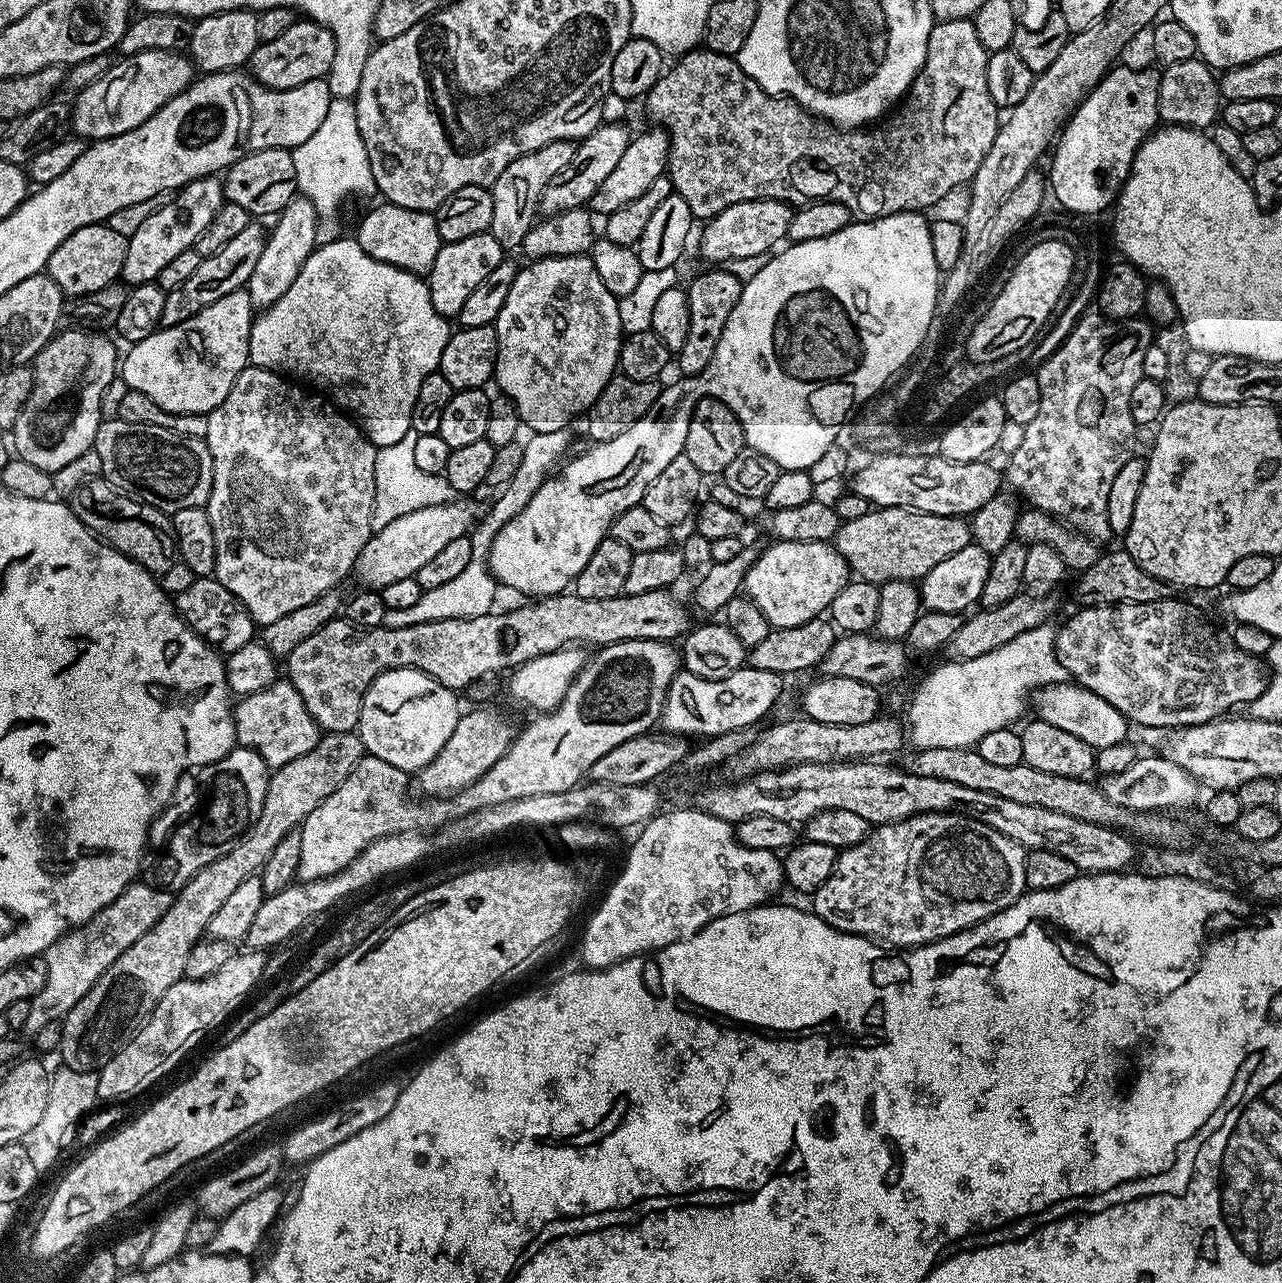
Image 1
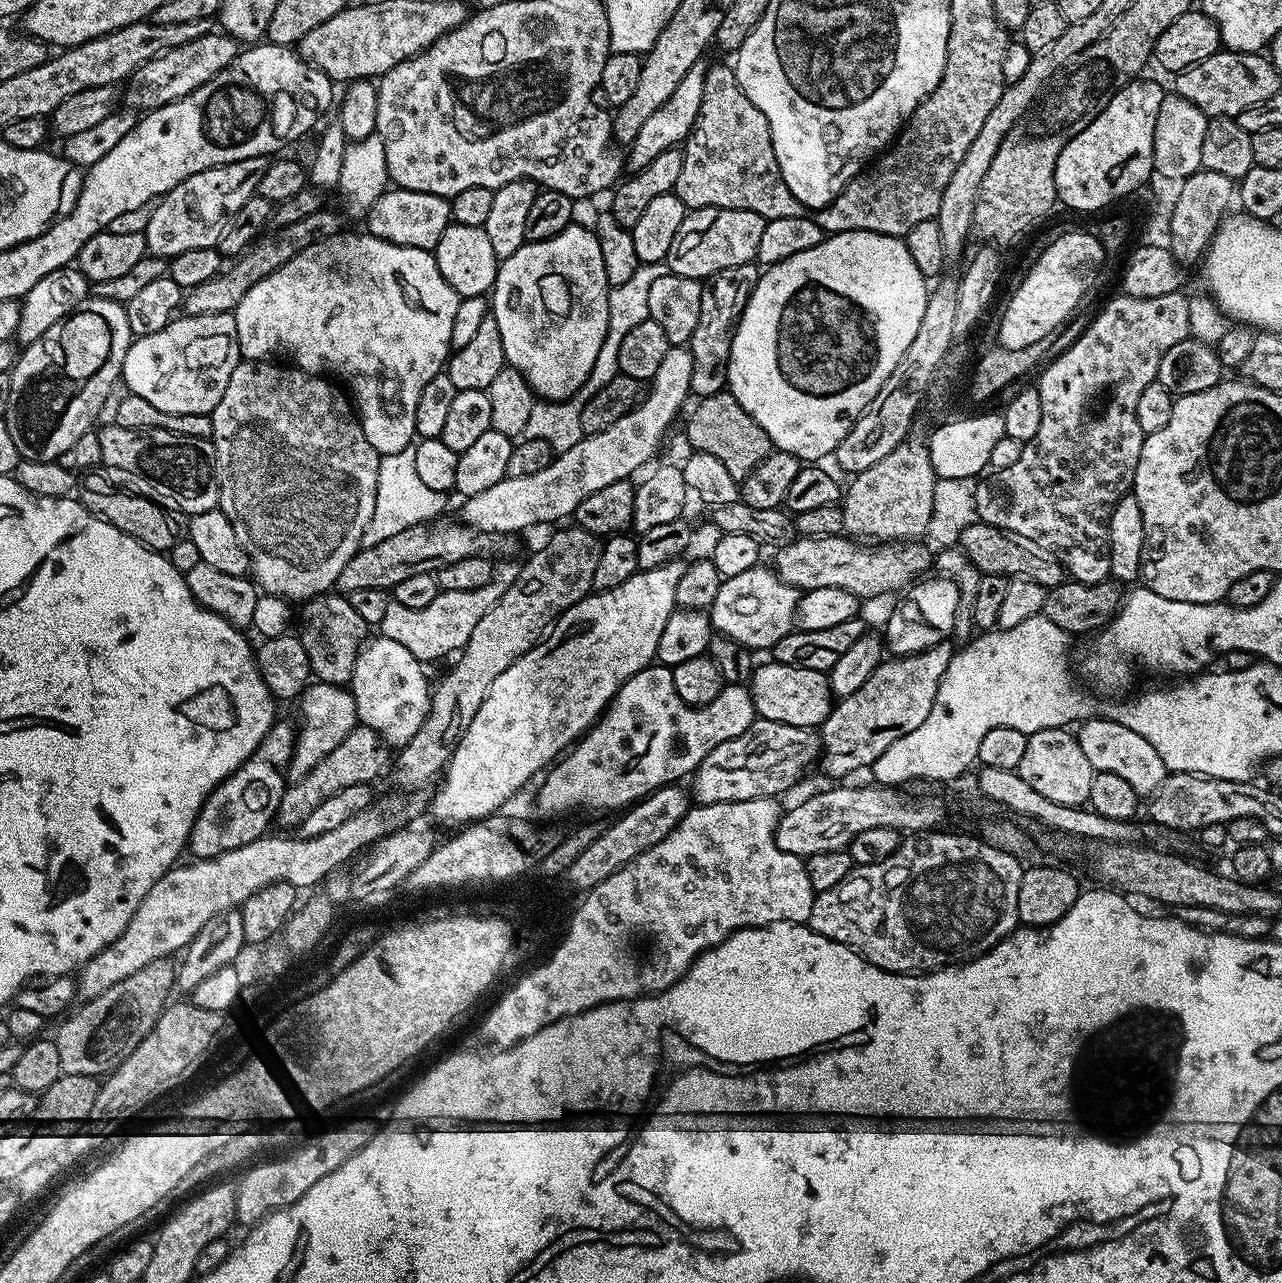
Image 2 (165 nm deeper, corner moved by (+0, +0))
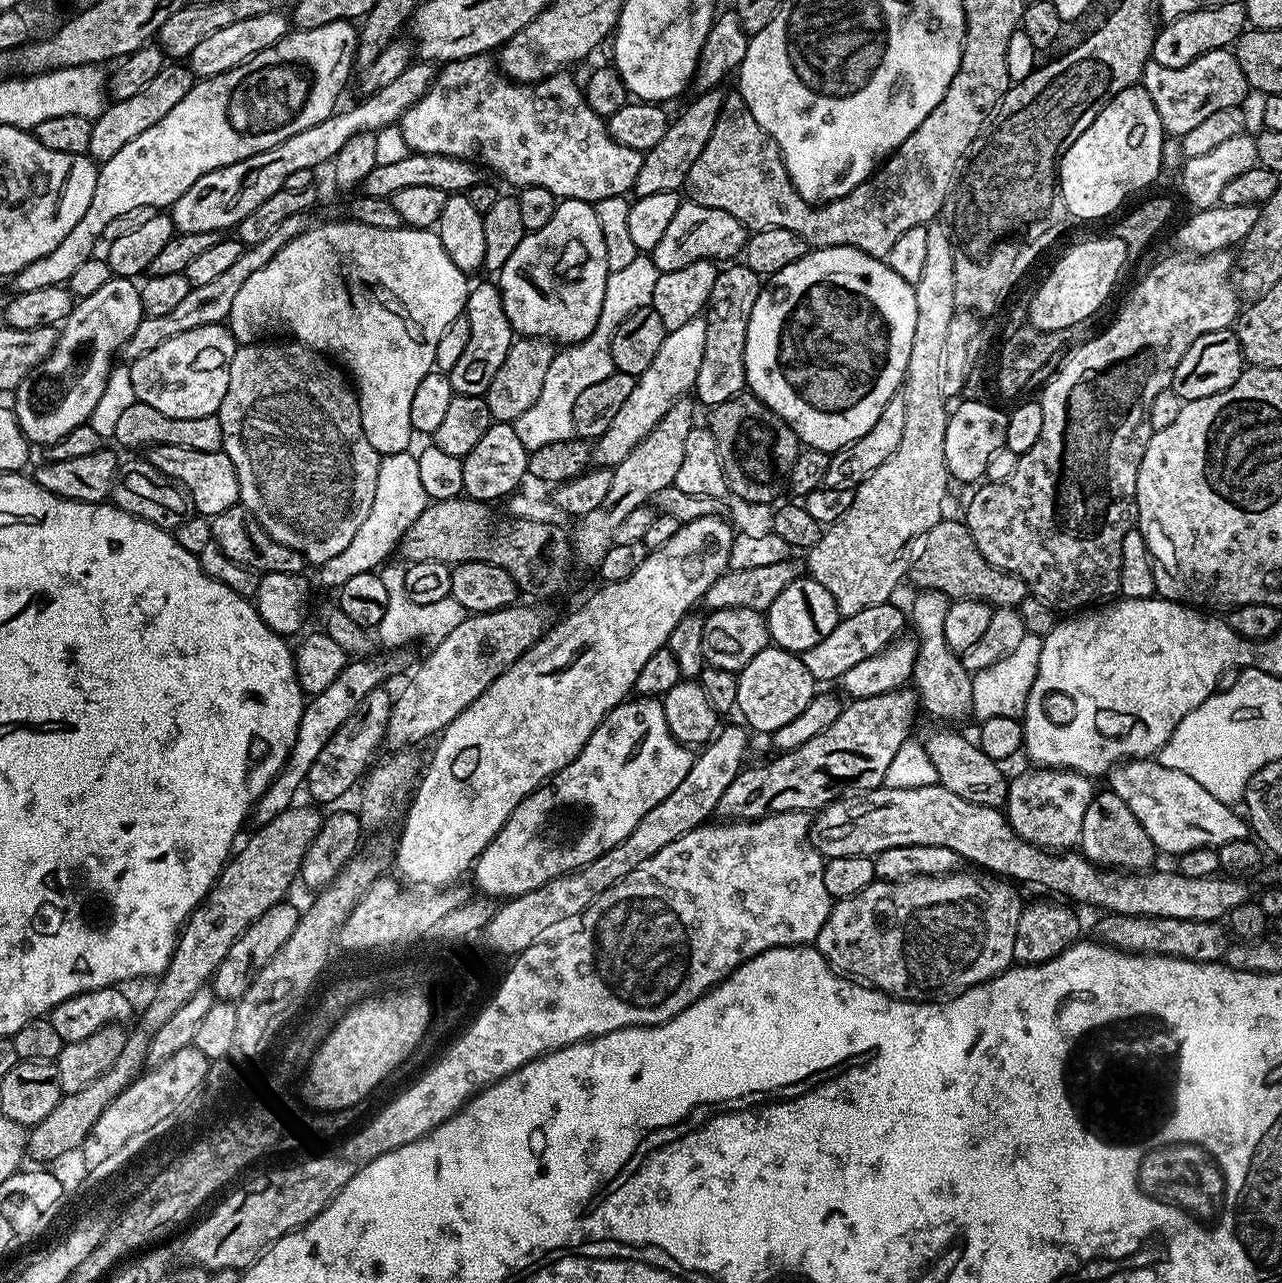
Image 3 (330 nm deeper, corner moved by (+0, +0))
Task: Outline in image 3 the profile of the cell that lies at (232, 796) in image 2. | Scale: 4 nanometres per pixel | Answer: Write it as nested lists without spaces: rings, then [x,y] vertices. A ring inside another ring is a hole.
[[[349,659],[342,674],[338,674],[338,678],[334,678],[334,682],[330,682],[330,686],[322,690],[322,694],[311,697],[305,703],[302,722],[298,722],[298,734],[292,747],[292,753],[288,756],[288,762],[283,770],[273,778],[271,786],[261,794],[260,801],[256,803],[254,820],[256,816],[257,825],[268,824],[288,808],[293,807],[295,796],[305,787],[310,774],[310,766],[314,766],[314,758],[322,754],[322,746],[326,746],[326,742],[334,738],[338,726],[342,726],[342,722],[346,722],[346,718],[350,718],[360,708],[362,698],[366,698],[370,690],[381,687],[385,683],[383,666],[372,659]]]

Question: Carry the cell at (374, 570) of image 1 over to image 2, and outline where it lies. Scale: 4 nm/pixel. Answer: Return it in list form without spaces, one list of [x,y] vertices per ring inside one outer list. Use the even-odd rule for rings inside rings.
[[[670,346],[666,350],[666,358],[662,358],[662,363],[658,365],[658,374],[647,385],[642,399],[636,407],[631,408],[614,426],[606,426],[593,436],[581,436],[579,442],[570,446],[570,450],[559,453],[553,459],[546,470],[538,470],[538,474],[526,474],[526,478],[514,478],[507,475],[498,486],[490,486],[490,490],[482,490],[482,494],[474,494],[463,501],[464,505],[458,513],[459,519],[463,523],[477,528],[483,532],[520,532],[523,528],[532,528],[535,524],[548,524],[551,520],[560,520],[563,516],[571,517],[575,513],[578,502],[594,490],[602,490],[602,486],[610,486],[610,482],[627,480],[635,477],[635,472],[655,454],[660,448],[660,443],[664,440],[664,435],[668,432],[668,427],[676,420],[676,415],[680,412],[680,407],[684,404],[684,399],[689,399],[692,387],[690,386],[690,370],[692,369],[692,356],[687,347]]]

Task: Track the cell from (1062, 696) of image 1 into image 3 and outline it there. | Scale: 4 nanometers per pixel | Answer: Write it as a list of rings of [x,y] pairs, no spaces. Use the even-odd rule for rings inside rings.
[[[1145,758],[1129,760],[1113,767],[1110,773],[1110,791],[1118,794],[1130,810],[1134,810],[1134,818],[1142,822],[1142,830],[1150,834],[1161,853],[1176,852],[1183,854],[1199,848],[1220,849],[1226,842],[1247,840],[1250,828],[1245,817],[1236,813],[1231,804],[1223,804],[1206,786],[1194,782],[1190,774],[1182,774],[1182,770],[1170,770],[1160,764],[1159,759]]]

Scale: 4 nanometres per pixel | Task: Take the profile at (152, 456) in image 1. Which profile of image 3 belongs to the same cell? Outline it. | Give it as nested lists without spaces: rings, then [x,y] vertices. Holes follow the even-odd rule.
[[[155,444],[147,449],[146,460],[161,477],[184,489],[190,497],[191,507],[201,516],[211,518],[240,503],[238,474],[234,474],[234,462],[230,462],[230,458],[222,450],[207,452],[186,450],[186,446]]]

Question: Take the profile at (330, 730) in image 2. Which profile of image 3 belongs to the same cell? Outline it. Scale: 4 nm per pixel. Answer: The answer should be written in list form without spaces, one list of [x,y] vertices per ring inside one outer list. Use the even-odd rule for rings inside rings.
[[[381,686],[370,690],[370,694],[362,698],[360,708],[350,718],[346,718],[342,726],[338,726],[334,738],[330,738],[326,746],[322,746],[322,754],[314,758],[314,766],[310,766],[306,781],[306,792],[317,800],[317,805],[332,804],[335,800],[342,799],[352,787],[355,789],[361,783],[362,777],[373,763],[372,755],[375,754],[376,747],[385,741],[384,734],[392,709],[393,697],[390,692],[388,696],[386,689],[387,687]]]

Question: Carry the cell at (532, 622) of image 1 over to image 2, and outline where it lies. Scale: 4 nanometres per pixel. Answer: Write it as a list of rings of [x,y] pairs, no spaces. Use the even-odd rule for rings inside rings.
[[[344,594],[313,596],[298,612],[301,628],[298,635],[302,646],[306,646],[306,656],[310,658],[312,675],[321,684],[348,686],[354,674],[355,660],[361,648],[369,639],[370,625],[362,622],[358,610]]]

